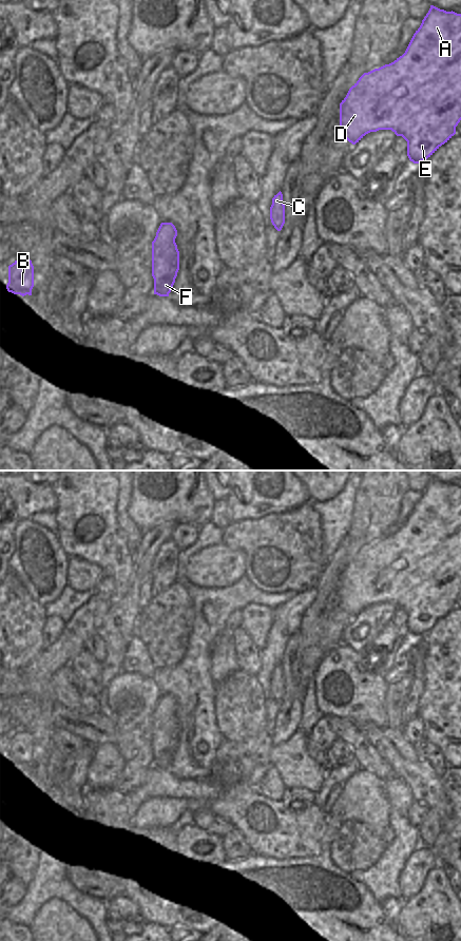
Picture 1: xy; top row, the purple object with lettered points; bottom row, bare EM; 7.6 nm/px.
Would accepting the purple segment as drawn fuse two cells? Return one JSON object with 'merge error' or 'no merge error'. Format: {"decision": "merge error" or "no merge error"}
{"decision": "no merge error"}

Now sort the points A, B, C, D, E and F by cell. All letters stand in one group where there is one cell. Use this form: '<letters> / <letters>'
A B C D E F

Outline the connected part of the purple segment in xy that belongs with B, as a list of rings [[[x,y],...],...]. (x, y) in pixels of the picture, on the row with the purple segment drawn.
[[[18,258],[8,266],[8,283],[6,289],[22,296],[32,295],[34,287],[34,266],[28,258]]]

